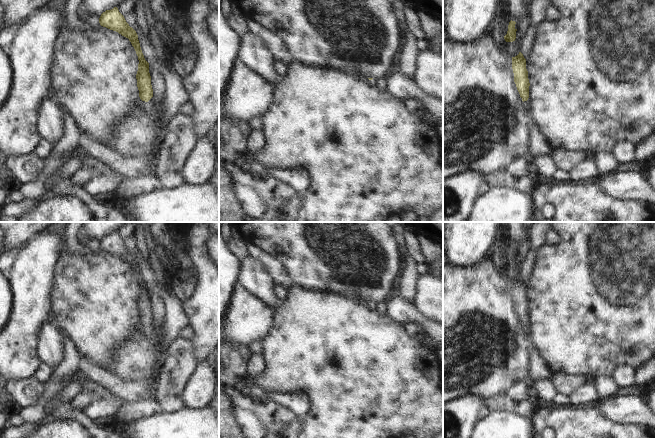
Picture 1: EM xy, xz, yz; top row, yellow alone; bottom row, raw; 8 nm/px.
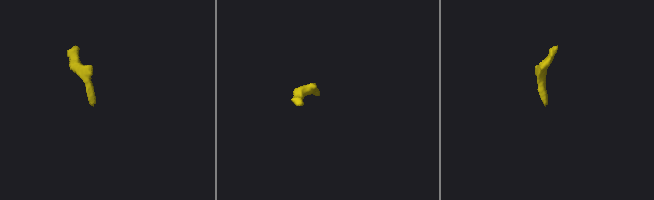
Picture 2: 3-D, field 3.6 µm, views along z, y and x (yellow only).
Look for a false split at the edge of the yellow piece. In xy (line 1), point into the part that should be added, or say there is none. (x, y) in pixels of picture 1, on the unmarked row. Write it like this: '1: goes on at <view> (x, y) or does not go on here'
1: goes on at xy (148, 330)

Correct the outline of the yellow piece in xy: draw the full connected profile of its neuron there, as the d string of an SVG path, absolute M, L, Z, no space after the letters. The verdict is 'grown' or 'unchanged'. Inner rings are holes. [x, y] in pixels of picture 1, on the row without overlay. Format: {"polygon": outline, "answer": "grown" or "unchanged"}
{"polygon": "M117 231L103 236L99 242L99 247L101 250L116 255L122 260L128 262L134 271L139 284L138 295L136 298L139 321L142 324L144 332L150 336L153 332L151 327L153 313L149 297L149 287L144 282L136 255L129 250Z", "answer": "grown"}

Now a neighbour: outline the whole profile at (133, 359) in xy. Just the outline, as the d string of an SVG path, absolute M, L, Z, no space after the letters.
M151 322L151 335L143 333L142 324L134 329L113 351L105 369L126 381L151 378L151 371L156 360L154 341L161 335Z

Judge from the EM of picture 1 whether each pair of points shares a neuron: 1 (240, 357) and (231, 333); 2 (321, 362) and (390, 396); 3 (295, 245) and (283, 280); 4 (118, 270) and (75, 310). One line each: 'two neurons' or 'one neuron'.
1: two neurons
2: one neuron
3: two neurons
4: one neuron

